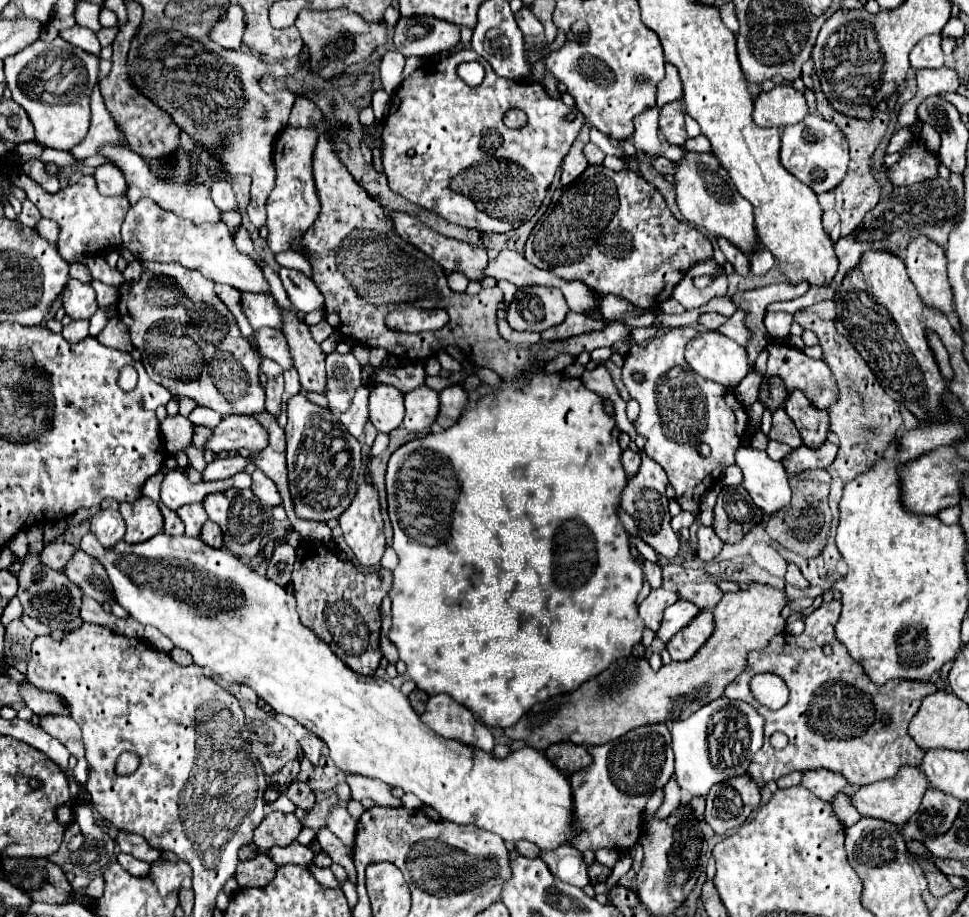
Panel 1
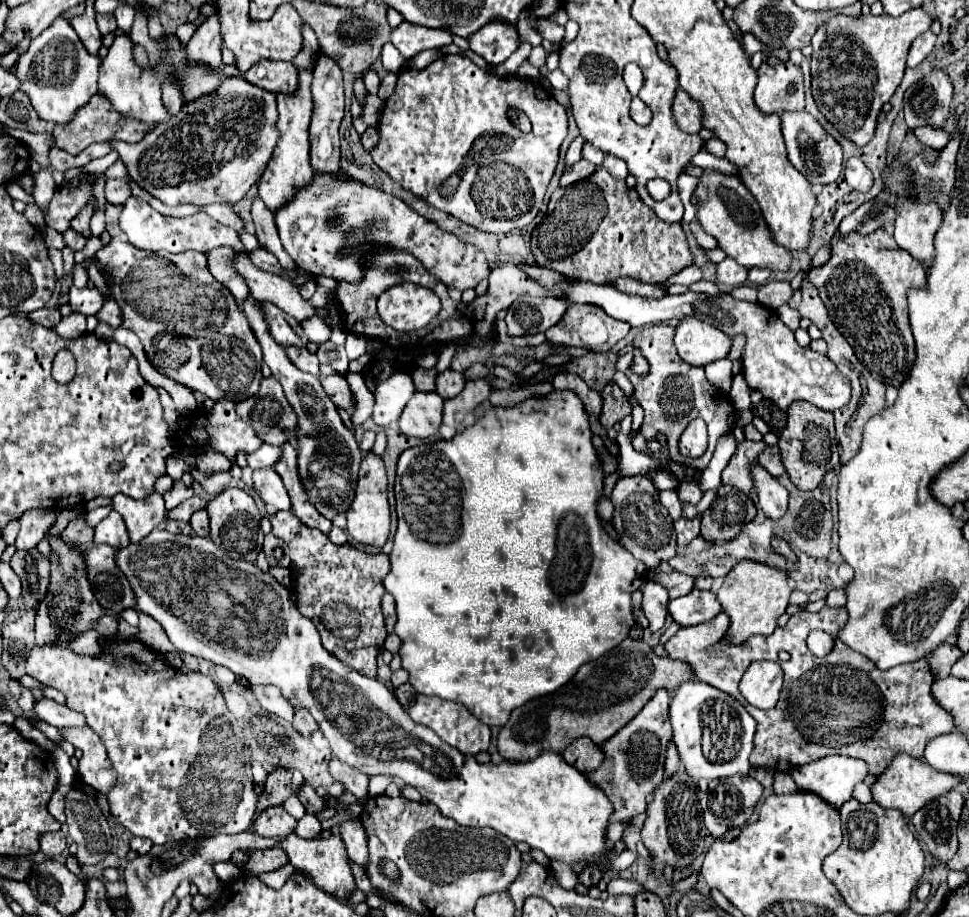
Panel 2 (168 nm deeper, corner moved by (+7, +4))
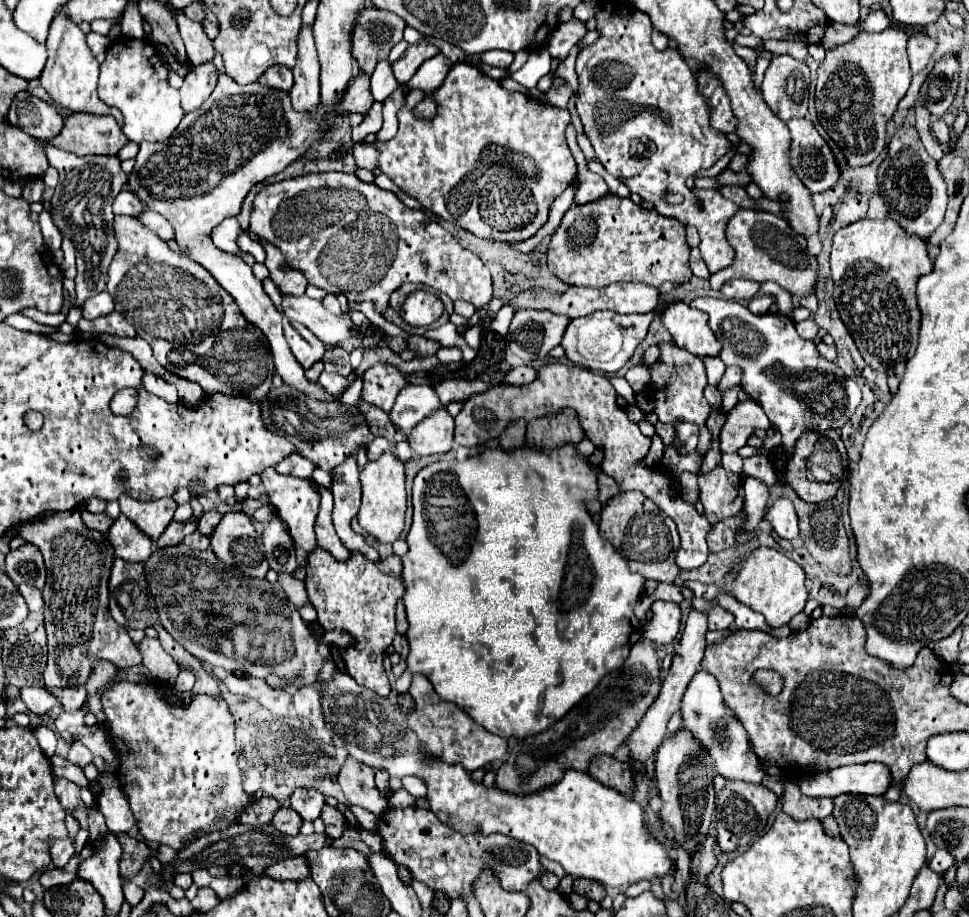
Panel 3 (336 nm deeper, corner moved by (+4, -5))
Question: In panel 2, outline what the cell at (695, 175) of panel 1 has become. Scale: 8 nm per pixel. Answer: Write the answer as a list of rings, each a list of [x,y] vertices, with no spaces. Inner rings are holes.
[[[703,171],[699,185],[695,189],[695,195],[699,195],[697,217],[703,229],[717,239],[719,247],[727,253],[727,257],[733,257],[745,269],[759,267],[759,269],[771,269],[781,273],[789,271],[791,251],[773,241],[771,229],[767,227],[761,215],[759,203],[743,185],[741,179],[727,177],[715,171]]]

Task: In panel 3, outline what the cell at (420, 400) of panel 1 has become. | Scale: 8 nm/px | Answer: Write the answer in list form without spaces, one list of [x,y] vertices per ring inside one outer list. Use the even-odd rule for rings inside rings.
[[[446,408],[438,410],[438,414],[430,414],[424,418],[414,430],[408,434],[408,444],[418,456],[430,454],[446,454],[452,448],[454,434],[454,418]]]

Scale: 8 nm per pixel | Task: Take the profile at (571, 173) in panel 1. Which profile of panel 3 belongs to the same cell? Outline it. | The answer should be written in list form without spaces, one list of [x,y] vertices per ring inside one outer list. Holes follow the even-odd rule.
[[[584,158],[578,160],[578,182],[580,184],[578,184],[578,190],[574,194],[574,202],[576,204],[586,204],[586,202],[598,200],[608,192],[608,186],[606,186],[604,178],[594,174],[594,172],[590,172]]]

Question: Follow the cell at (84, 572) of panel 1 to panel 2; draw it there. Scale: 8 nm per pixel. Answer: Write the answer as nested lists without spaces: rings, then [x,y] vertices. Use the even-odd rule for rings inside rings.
[[[95,545],[87,551],[91,585],[97,601],[111,615],[121,615],[129,607],[137,607],[135,593],[127,577],[115,565],[115,549],[111,545]]]

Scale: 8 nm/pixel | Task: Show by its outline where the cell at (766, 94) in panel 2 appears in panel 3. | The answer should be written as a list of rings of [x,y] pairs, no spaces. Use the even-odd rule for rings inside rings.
[[[774,56],[760,86],[764,102],[782,120],[802,118],[808,112],[810,70],[792,56]]]

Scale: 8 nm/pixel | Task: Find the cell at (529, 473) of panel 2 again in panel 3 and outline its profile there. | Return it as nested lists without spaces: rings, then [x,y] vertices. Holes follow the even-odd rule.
[[[568,442],[568,444],[562,444],[560,448],[552,448],[552,450],[536,450],[536,448],[528,448],[528,446],[520,446],[520,448],[514,448],[514,450],[504,450],[504,448],[484,448],[482,452],[478,452],[476,456],[470,456],[466,458],[464,462],[458,462],[458,460],[440,460],[440,462],[434,462],[434,464],[428,464],[426,468],[422,468],[416,478],[414,478],[414,484],[412,484],[412,506],[414,506],[414,516],[412,516],[412,528],[406,536],[406,542],[408,542],[408,552],[402,556],[402,582],[404,582],[404,606],[406,606],[406,616],[408,616],[408,632],[406,632],[406,640],[410,644],[410,654],[406,658],[406,664],[408,664],[408,672],[412,674],[426,674],[426,678],[430,678],[432,686],[434,686],[434,692],[438,692],[438,696],[442,700],[448,700],[448,702],[454,702],[460,710],[466,710],[466,714],[470,714],[470,718],[474,718],[474,722],[478,722],[480,726],[486,726],[486,730],[502,736],[502,738],[524,738],[524,736],[530,736],[530,734],[538,734],[542,730],[546,730],[550,724],[554,724],[556,720],[560,720],[576,702],[580,702],[588,692],[592,692],[596,688],[596,684],[600,682],[600,678],[616,668],[622,666],[622,662],[628,658],[628,650],[634,642],[640,640],[642,636],[642,624],[638,622],[638,618],[634,616],[634,604],[638,602],[642,590],[644,590],[644,582],[646,578],[642,578],[642,574],[634,574],[628,570],[628,562],[616,554],[616,550],[610,546],[610,542],[606,542],[600,534],[598,534],[598,525],[592,519],[592,515],[588,512],[586,504],[596,500],[598,498],[598,478],[596,478],[596,472],[590,468],[588,464],[588,458],[578,454],[576,450],[576,444],[574,442]]]

